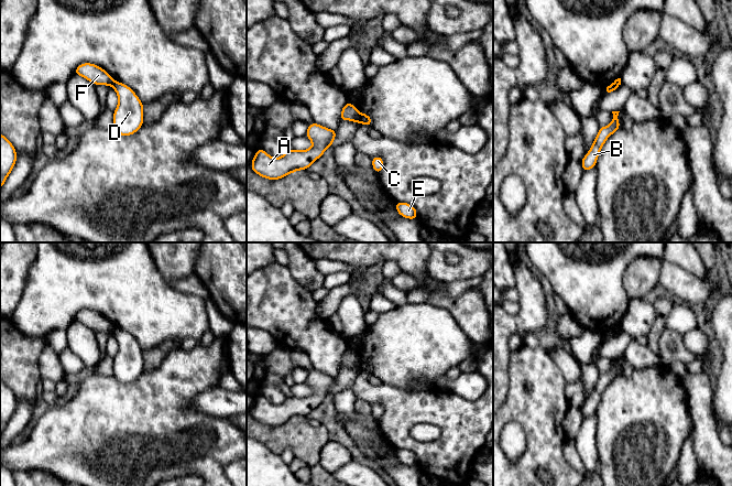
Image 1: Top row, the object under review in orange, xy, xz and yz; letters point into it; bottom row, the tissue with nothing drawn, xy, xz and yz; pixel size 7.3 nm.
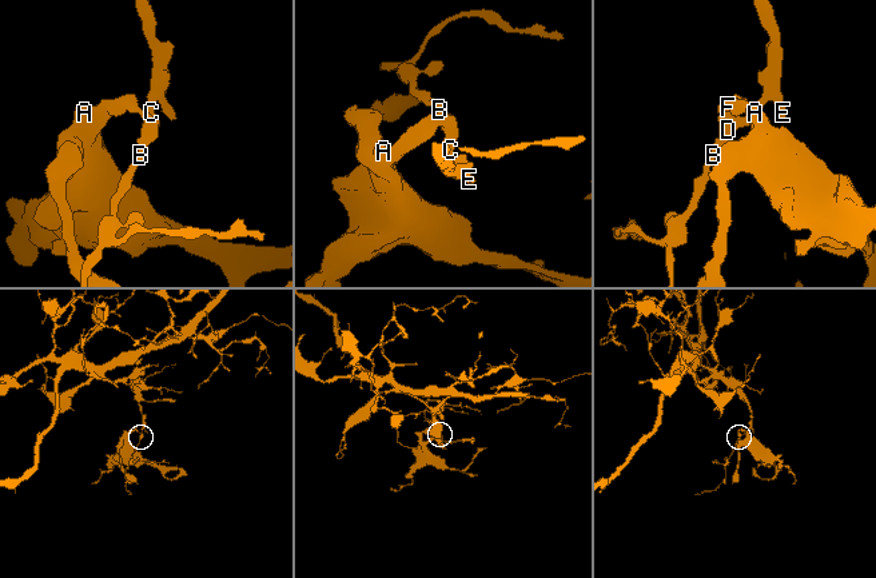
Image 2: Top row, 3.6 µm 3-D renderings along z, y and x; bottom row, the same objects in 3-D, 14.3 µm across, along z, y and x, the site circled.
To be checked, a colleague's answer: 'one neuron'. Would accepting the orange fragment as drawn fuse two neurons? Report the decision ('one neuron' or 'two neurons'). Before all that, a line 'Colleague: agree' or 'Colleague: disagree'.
Colleague: disagree
two neurons

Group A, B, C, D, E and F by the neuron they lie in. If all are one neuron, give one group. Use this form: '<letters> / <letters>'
A F / B C D E

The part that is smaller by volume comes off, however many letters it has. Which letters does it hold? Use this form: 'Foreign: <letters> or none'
Foreign: A, F

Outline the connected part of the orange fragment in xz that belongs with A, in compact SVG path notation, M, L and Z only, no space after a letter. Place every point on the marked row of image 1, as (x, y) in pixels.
M312 122L308 125L306 137L313 142L313 147L307 150L287 150L281 158L272 158L260 148L251 162L251 169L258 175L275 181L299 170L307 170L324 152L330 148L336 139L337 131Z

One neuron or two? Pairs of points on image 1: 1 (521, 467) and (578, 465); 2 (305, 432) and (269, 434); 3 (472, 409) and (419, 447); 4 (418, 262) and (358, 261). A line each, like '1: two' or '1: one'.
1: two
2: one
3: one
4: one

